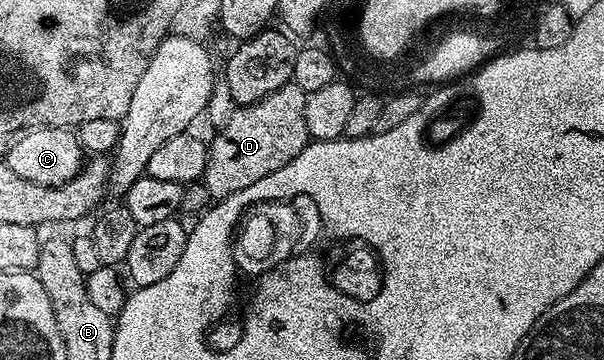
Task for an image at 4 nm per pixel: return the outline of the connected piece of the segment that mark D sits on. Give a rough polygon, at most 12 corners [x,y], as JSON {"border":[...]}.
{"border":[[289,82],[232,108],[208,144],[213,201],[283,169],[311,141]]}

